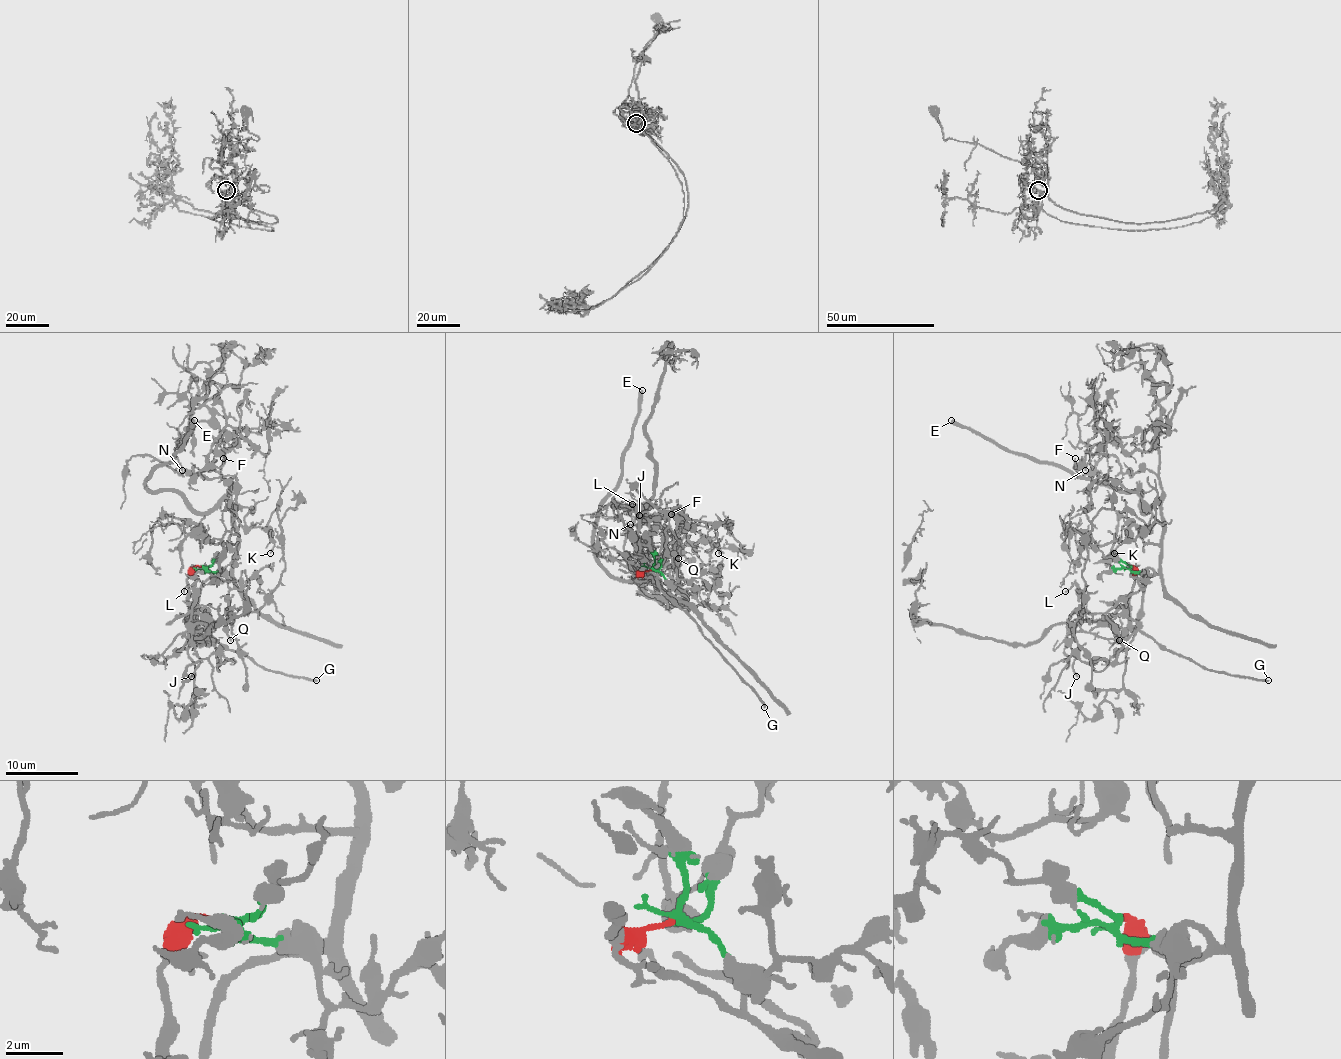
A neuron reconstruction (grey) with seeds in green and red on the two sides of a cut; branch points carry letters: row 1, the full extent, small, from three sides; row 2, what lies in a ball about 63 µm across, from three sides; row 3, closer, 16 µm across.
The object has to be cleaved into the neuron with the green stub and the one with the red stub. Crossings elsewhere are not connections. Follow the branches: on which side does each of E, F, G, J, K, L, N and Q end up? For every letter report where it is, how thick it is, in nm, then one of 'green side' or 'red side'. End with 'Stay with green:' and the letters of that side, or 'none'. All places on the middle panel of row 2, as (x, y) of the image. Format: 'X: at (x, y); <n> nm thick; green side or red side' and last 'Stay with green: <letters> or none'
E: at (642, 390); 440 nm thick; green side
F: at (671, 514); 130 nm thick; green side
G: at (764, 707); 240 nm thick; red side
J: at (639, 515); 190 nm thick; red side
K: at (718, 553); 140 nm thick; green side
L: at (632, 504); 130 nm thick; red side
N: at (630, 524); 130 nm thick; green side
Q: at (678, 558); 160 nm thick; green side
Stay with green: E, F, K, N, Q

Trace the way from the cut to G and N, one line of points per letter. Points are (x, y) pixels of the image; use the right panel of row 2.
G: (1130, 567), (1132, 565), (1134, 580), (1130, 622), (1135, 628), (1167, 649), (1207, 670), (1269, 681)
N: (1130, 567), (1156, 575), (1159, 569), (1163, 487), (1156, 421), (1126, 437), (1095, 443), (1084, 470)

